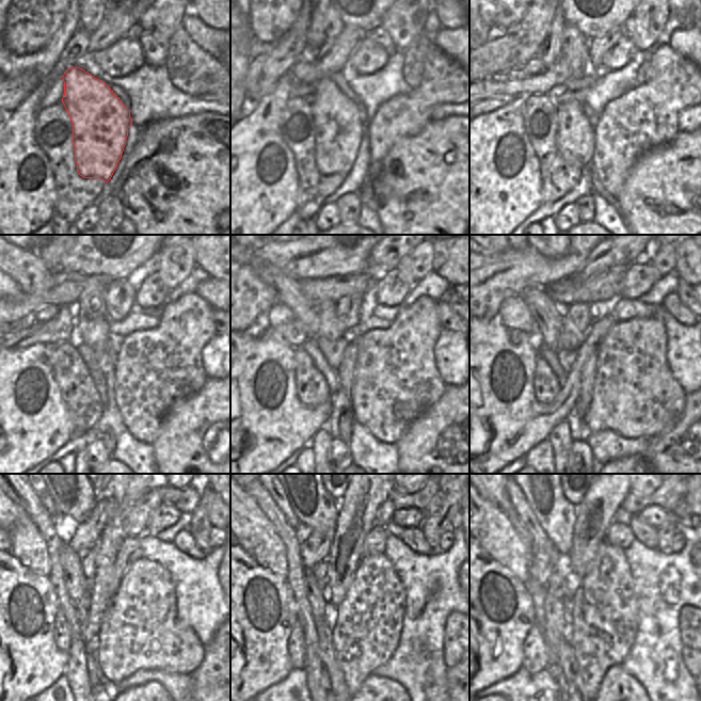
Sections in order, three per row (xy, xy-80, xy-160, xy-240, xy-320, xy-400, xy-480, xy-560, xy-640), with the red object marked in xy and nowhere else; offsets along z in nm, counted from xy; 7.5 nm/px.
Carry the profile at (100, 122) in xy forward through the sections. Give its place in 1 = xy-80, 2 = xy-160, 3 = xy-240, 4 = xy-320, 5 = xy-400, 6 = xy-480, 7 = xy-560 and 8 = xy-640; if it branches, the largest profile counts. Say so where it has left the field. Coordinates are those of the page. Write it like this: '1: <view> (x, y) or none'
1: xy-80 (338, 129)
2: xy-160 (575, 136)
3: xy-240 (46, 313)
4: xy-320 (279, 314)
5: xy-400 (513, 313)
6: xy-480 (28, 545)
7: xy-560 (254, 532)
8: xy-640 (491, 527)

